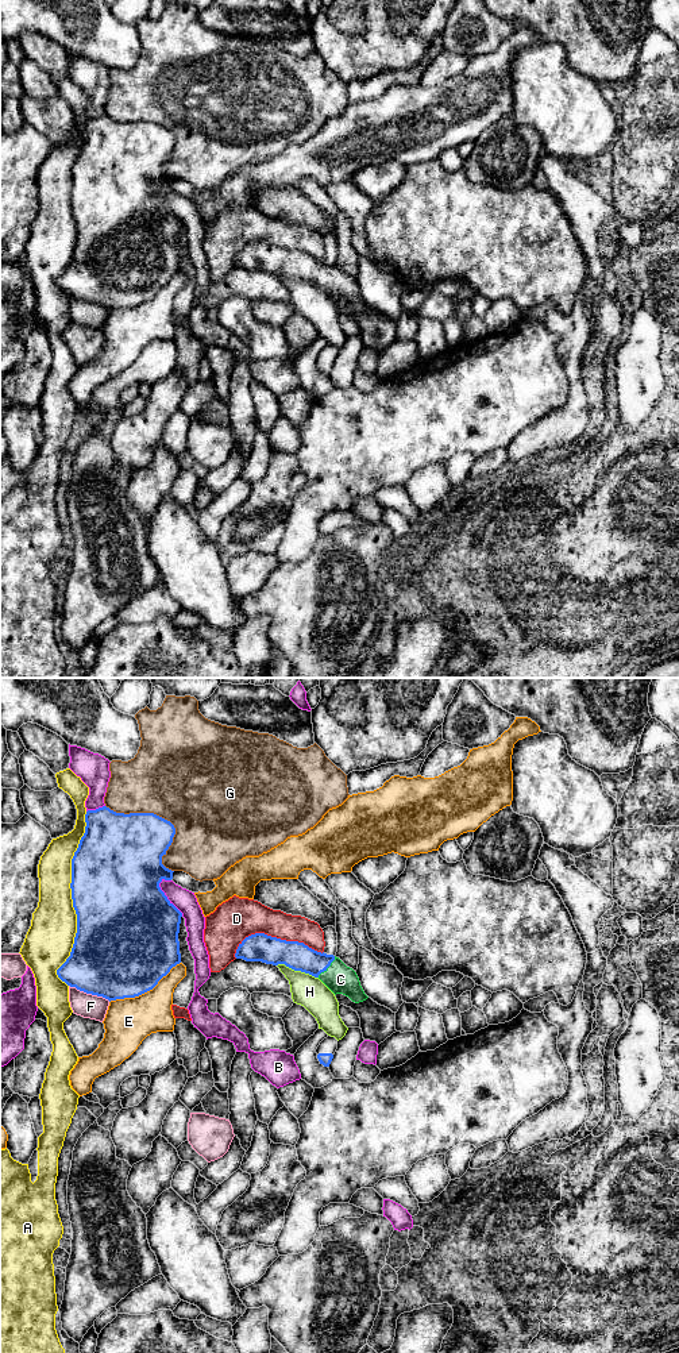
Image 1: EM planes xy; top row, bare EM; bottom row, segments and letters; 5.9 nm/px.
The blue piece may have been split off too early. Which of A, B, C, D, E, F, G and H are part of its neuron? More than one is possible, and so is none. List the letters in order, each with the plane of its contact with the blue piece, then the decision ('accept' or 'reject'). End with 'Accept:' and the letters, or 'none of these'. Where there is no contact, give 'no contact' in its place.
A: meets blue in xy; reject
B: meets blue in xy; reject
C: meets blue in xy; accept
D: meets blue in xy; reject
E: meets blue in xy; reject
F: meets blue in xy; reject
G: meets blue in xy; reject
H: meets blue in xy; reject
Accept: C

